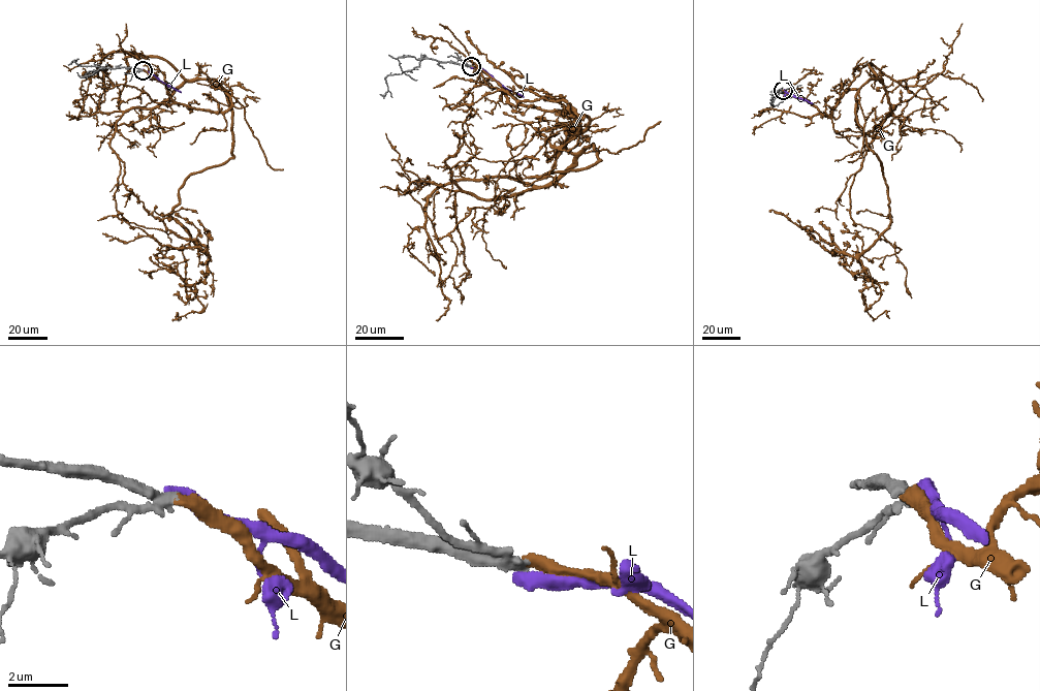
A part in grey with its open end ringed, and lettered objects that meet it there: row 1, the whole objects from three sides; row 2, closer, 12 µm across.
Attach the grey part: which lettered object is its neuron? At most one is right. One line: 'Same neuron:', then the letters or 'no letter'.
Same neuron: G

